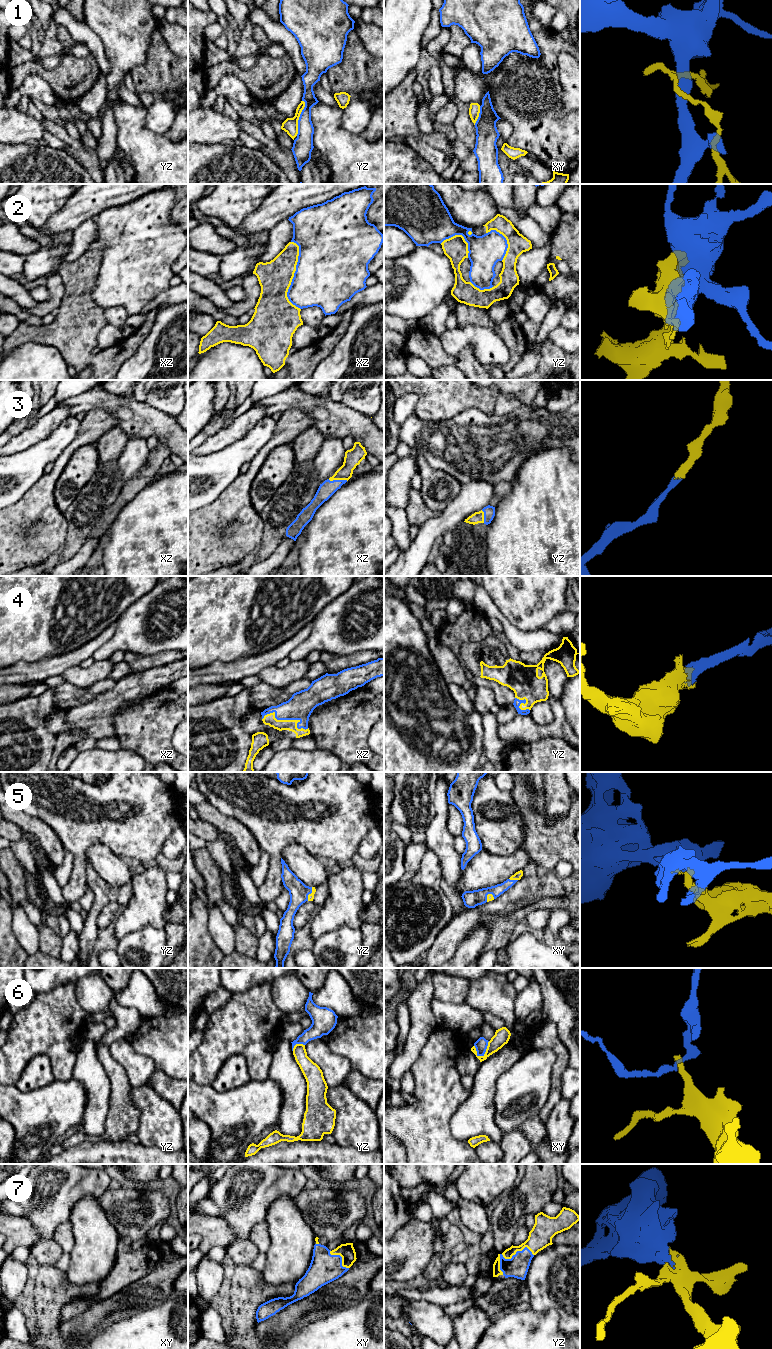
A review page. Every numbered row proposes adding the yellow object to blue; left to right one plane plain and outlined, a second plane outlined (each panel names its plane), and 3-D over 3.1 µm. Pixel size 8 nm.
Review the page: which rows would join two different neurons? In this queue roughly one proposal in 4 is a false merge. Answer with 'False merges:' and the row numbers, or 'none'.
False merges: 1, 2, 6

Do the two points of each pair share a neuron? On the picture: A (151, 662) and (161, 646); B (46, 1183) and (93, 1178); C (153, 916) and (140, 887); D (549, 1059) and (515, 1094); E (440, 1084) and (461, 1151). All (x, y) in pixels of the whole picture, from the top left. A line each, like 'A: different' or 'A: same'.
A: different
B: same
C: same
D: same
E: same

